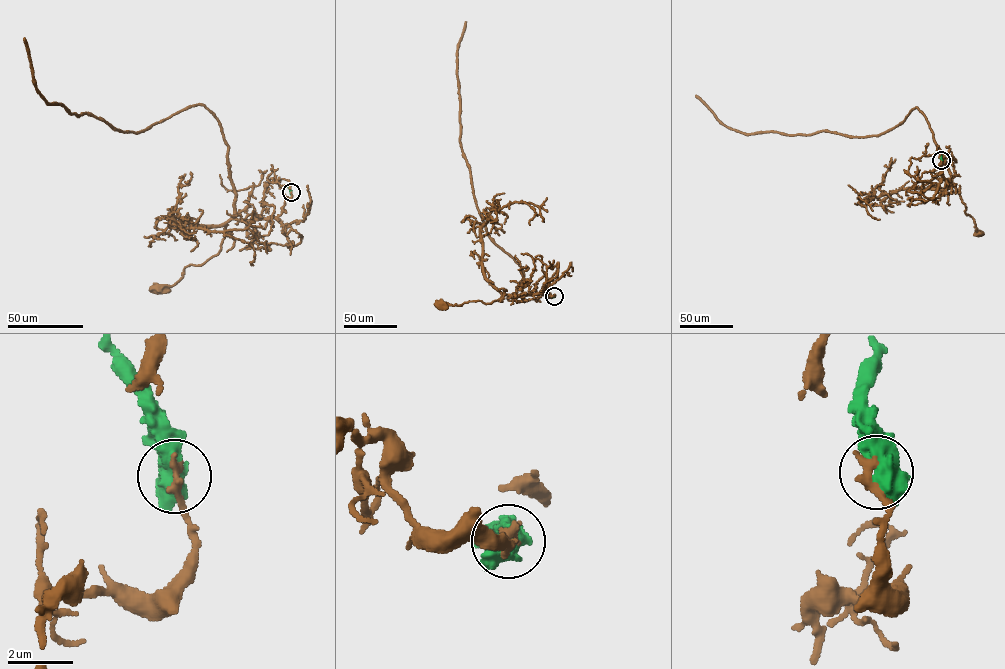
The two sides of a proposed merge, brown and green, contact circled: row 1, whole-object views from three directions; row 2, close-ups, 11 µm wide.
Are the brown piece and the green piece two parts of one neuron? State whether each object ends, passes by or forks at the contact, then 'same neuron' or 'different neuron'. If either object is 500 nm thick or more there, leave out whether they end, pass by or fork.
different neuron

